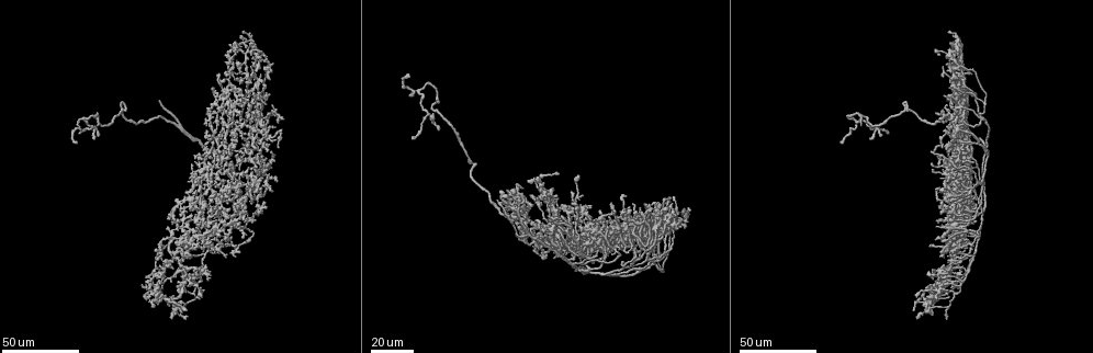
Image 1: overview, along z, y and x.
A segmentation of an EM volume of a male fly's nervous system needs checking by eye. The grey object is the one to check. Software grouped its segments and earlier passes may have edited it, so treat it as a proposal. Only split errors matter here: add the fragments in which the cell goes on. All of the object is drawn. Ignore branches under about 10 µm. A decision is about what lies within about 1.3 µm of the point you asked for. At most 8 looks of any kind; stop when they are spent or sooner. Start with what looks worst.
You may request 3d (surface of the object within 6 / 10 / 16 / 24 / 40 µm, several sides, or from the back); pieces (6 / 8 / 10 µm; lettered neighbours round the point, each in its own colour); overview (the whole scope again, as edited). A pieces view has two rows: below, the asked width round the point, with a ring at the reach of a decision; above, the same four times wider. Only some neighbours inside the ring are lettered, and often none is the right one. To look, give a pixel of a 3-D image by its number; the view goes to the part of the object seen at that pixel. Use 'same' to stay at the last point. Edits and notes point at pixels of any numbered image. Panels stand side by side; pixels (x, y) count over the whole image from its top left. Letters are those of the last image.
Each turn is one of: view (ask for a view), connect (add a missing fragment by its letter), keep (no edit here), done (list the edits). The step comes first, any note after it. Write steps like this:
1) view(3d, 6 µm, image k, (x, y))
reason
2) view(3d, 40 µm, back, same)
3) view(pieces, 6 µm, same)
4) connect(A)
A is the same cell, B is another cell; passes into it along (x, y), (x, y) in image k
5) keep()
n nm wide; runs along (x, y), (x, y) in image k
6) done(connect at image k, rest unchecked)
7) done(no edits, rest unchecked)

view(3d, 40 µm, image 1, (160, 101))

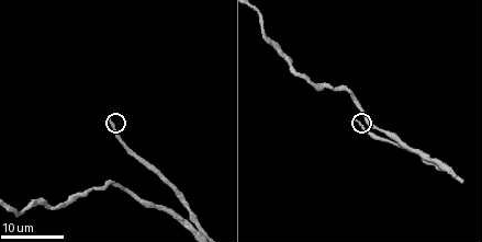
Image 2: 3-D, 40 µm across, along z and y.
view(pieces, 10 µm, image 2, (356, 119))

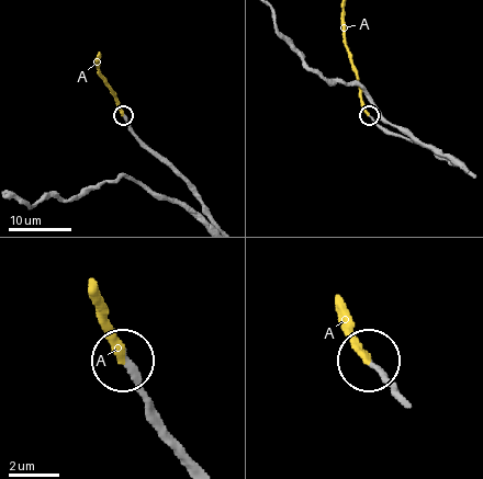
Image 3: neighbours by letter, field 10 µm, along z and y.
connect(A)
190 nm wide; A is the same cell; passes into it along (379, 125), (364, 107), (346, 49), (344, 23) in image 3; it goes on there

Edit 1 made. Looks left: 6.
view(overview)

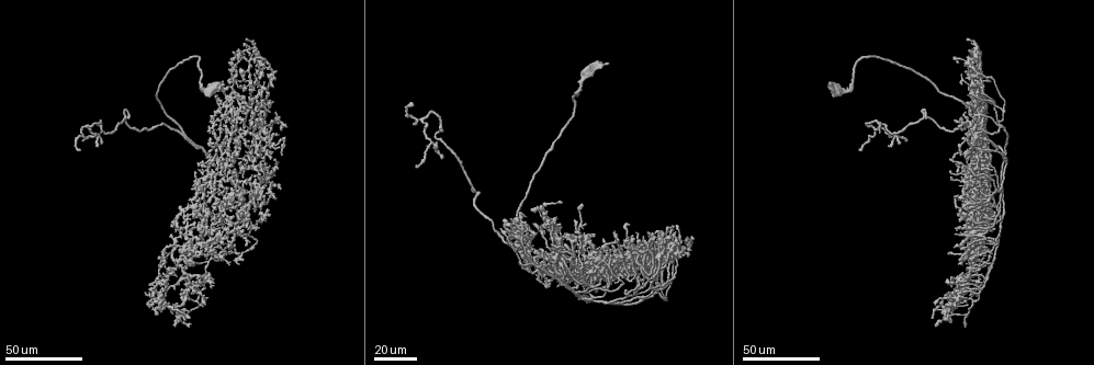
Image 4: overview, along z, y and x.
view(3d, 40 µm, image 4, (609, 64))
long arm stops here

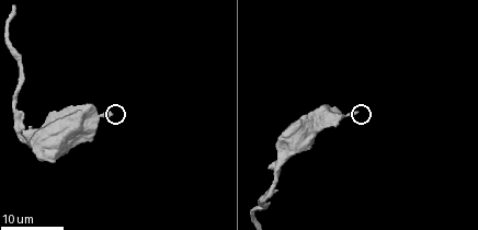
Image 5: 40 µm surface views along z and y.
view(pieces, 10 µm, image 5, (110, 114))

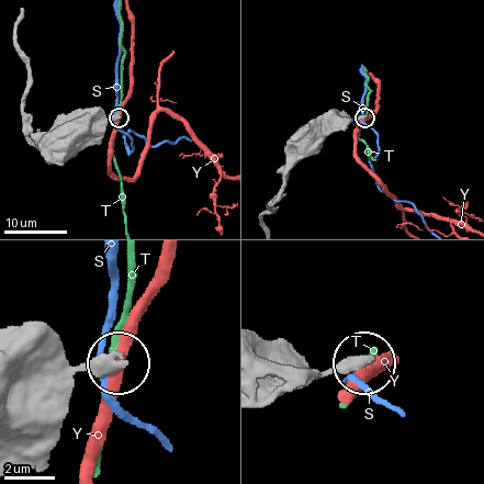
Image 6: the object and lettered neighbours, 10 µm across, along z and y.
keep()
S, T and Y are other cells; runs along (261, 383), (360, 367) in image 6; no lettered fragment goes on from it

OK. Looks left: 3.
view(3d, 40 µm, image 4, (280, 155))
an open end

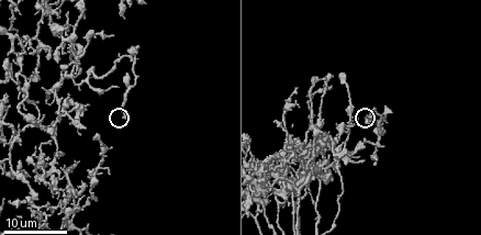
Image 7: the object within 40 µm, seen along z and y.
view(pieces, 8 µm, image 7, (126, 117))

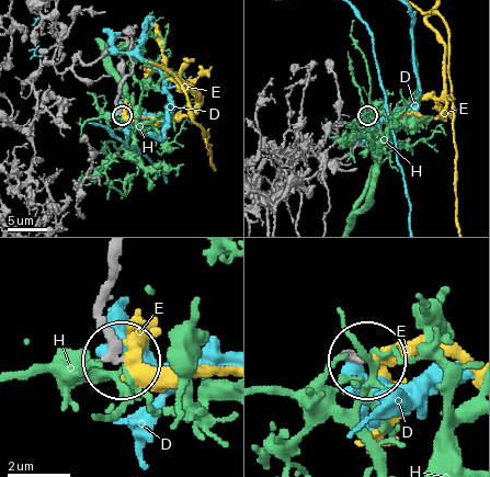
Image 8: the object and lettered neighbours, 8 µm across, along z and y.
keep()
D, E and H are other cells; no lettered fragment goes on from it

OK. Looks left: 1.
done(connect at image 3, rest unchecked)

